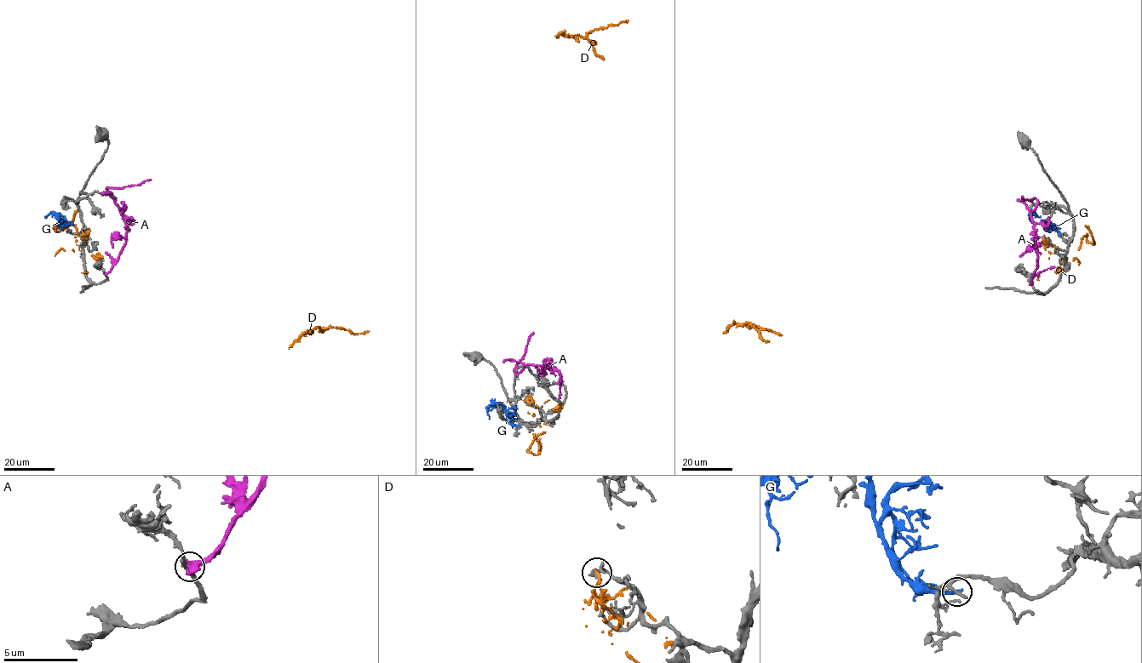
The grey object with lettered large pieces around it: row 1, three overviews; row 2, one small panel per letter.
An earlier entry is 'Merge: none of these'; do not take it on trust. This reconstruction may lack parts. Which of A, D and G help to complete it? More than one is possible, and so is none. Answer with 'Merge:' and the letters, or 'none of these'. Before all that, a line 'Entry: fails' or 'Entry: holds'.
Entry: holds
Merge: none of these

